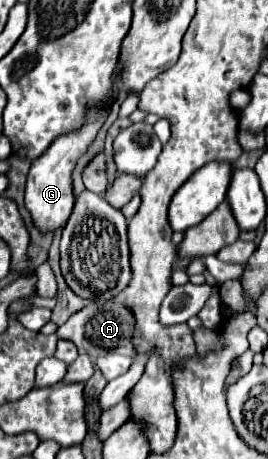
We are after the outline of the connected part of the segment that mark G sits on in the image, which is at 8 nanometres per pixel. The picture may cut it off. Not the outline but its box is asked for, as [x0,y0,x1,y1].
[24,109,108,233]

